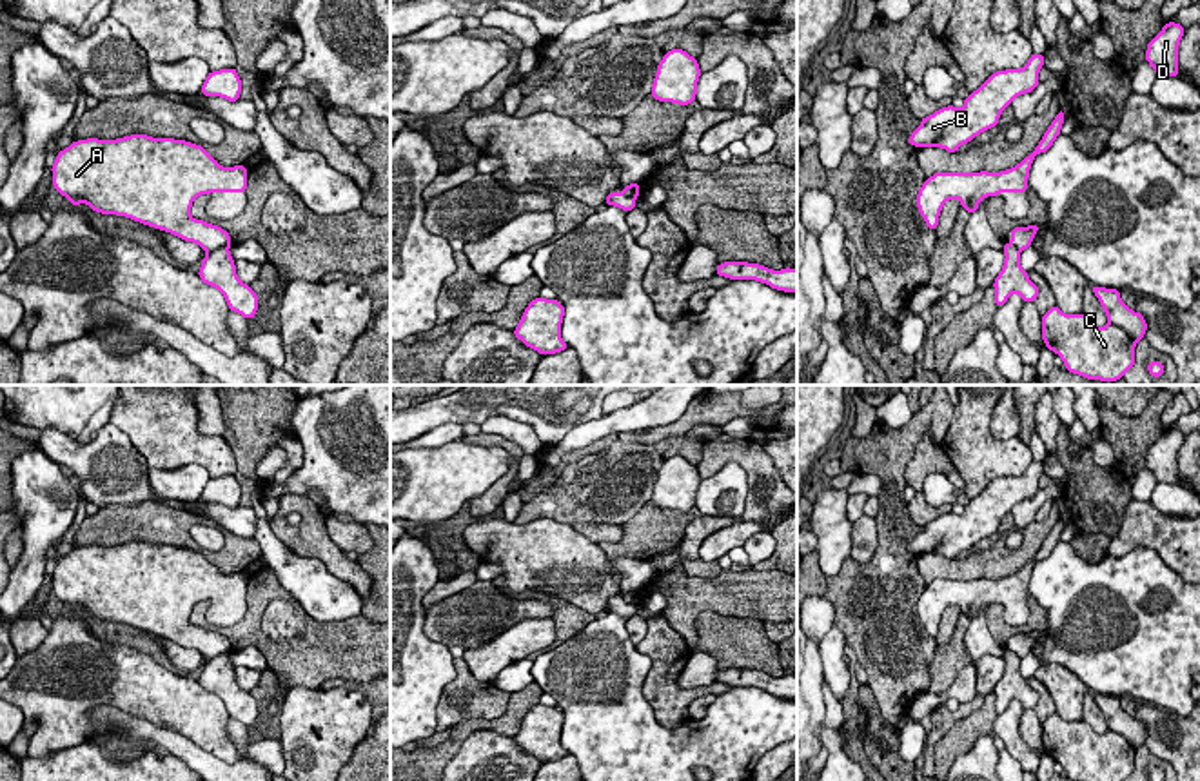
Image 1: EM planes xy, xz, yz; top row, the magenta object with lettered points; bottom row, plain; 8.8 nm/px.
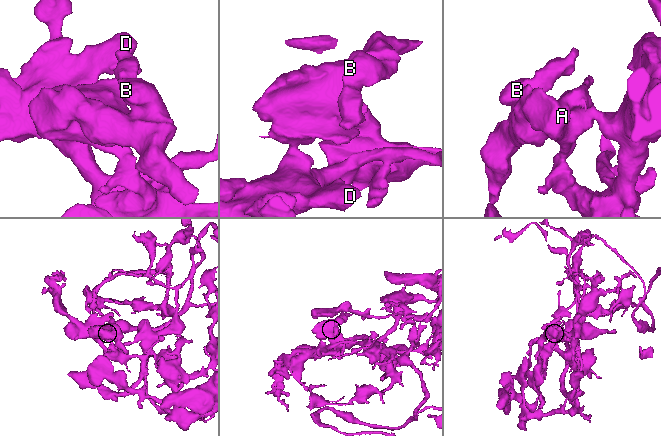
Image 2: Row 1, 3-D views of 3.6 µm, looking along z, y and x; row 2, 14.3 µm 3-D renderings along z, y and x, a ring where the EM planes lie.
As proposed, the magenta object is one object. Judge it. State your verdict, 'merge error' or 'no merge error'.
merge error

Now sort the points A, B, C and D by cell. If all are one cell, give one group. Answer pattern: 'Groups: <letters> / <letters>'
Groups: A B D / C

